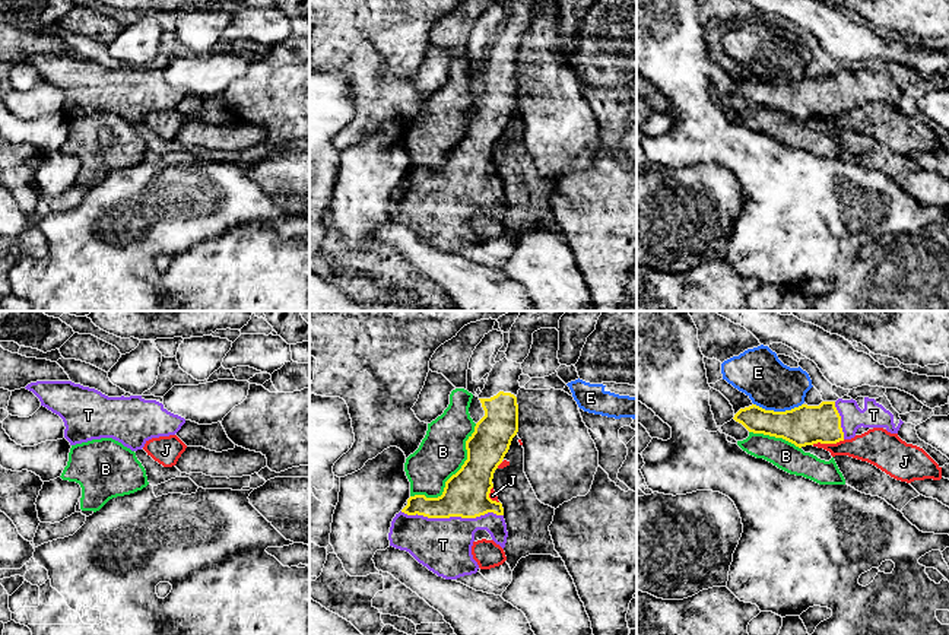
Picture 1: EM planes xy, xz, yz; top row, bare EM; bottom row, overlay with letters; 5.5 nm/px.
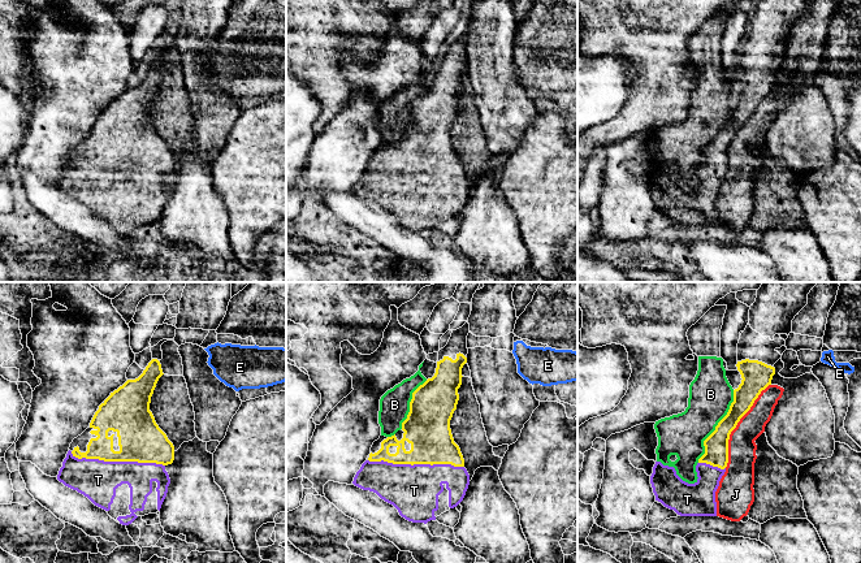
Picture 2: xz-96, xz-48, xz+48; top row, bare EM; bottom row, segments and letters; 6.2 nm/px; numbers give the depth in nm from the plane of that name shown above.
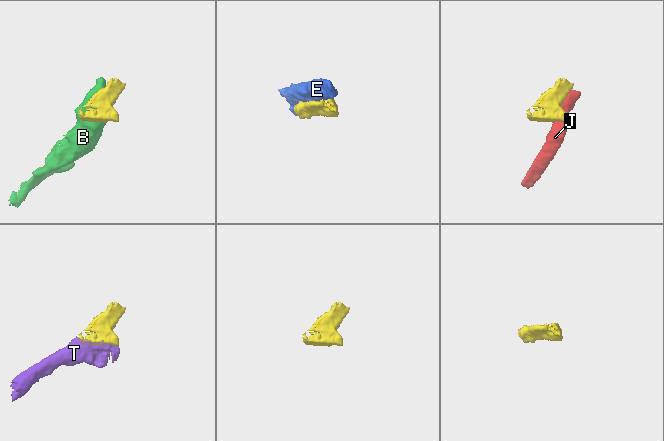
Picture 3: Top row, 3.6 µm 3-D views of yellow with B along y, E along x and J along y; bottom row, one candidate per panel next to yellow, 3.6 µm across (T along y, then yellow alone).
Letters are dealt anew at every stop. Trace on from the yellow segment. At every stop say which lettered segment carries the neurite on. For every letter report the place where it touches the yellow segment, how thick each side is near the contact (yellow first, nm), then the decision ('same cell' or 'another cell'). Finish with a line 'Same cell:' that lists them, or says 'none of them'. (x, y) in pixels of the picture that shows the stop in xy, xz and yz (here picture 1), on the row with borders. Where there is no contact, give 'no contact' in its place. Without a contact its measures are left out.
B: contact xz (453, 475); calibres 260 and 260 nm; another cell
E: contact yz (778, 412); calibres 220 and 280 nm; another cell
J: contact yz (828, 443); calibres 220 and 180 nm; another cell
T: contact xz (451, 516); calibres 260 and 300 nm; same cell
Same cell: T

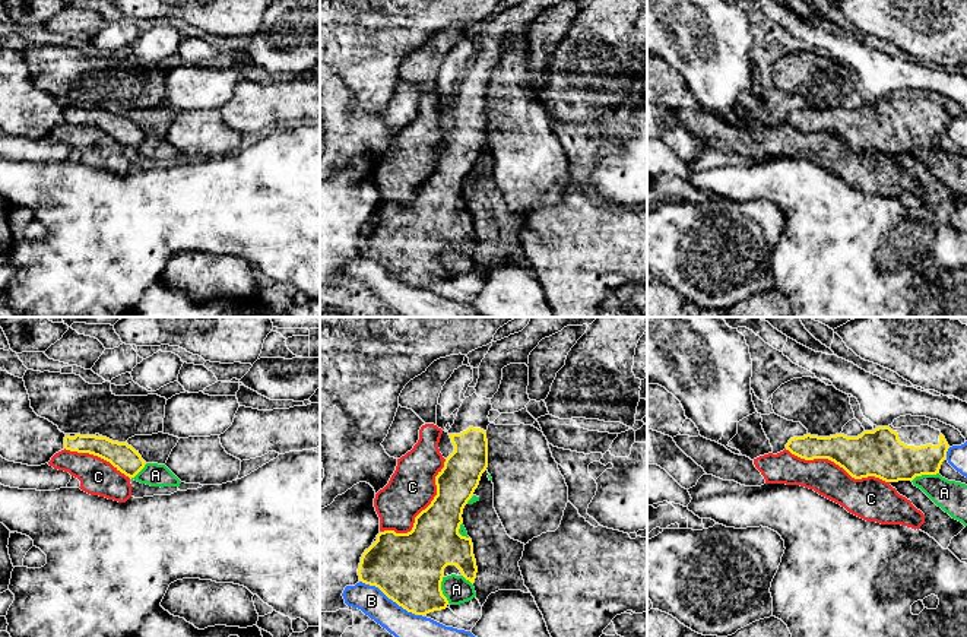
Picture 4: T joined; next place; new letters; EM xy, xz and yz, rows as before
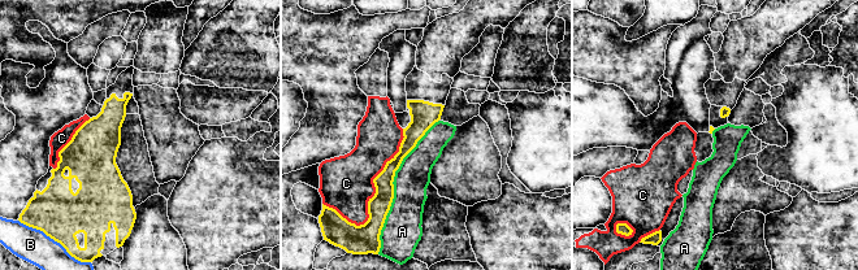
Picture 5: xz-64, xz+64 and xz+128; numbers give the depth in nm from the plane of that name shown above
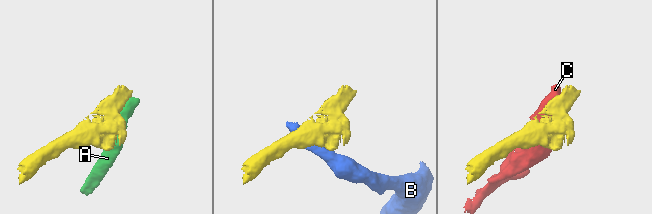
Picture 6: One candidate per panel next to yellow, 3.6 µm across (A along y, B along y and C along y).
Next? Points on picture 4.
A: contact yz (925, 474); calibres 240 and 170 nm; another cell
B: contact xz (390, 598); calibres 380 and 160 nm; another cell
C: contact xz (422, 510); calibres 300 and 260 nm; another cell
Same cell: none of them

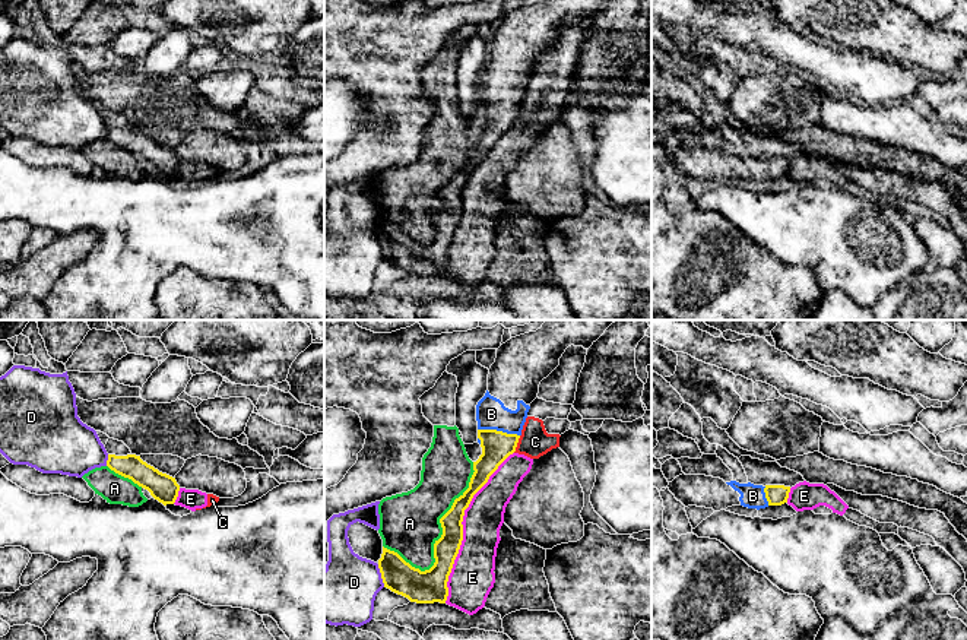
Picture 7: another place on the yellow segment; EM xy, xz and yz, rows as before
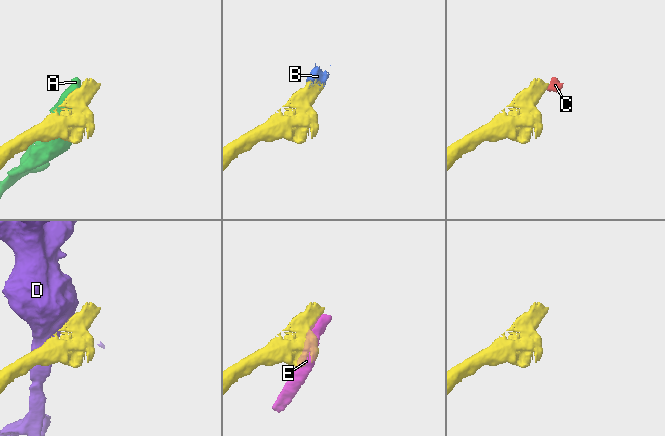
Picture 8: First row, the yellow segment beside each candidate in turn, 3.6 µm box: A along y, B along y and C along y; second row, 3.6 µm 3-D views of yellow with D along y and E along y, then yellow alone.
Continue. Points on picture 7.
A: contact xz (440, 538); calibres 150 and 340 nm; another cell
B: contact xz (498, 431); calibres 170 and 170 nm; same cell
C: contact xz (516, 444); calibres 170 and 170 nm; another cell
D: contact xz (381, 576); calibres 180 and 340 nm; another cell
E: contact xz (462, 528); calibres 140 and 220 nm; another cell
Same cell: B

